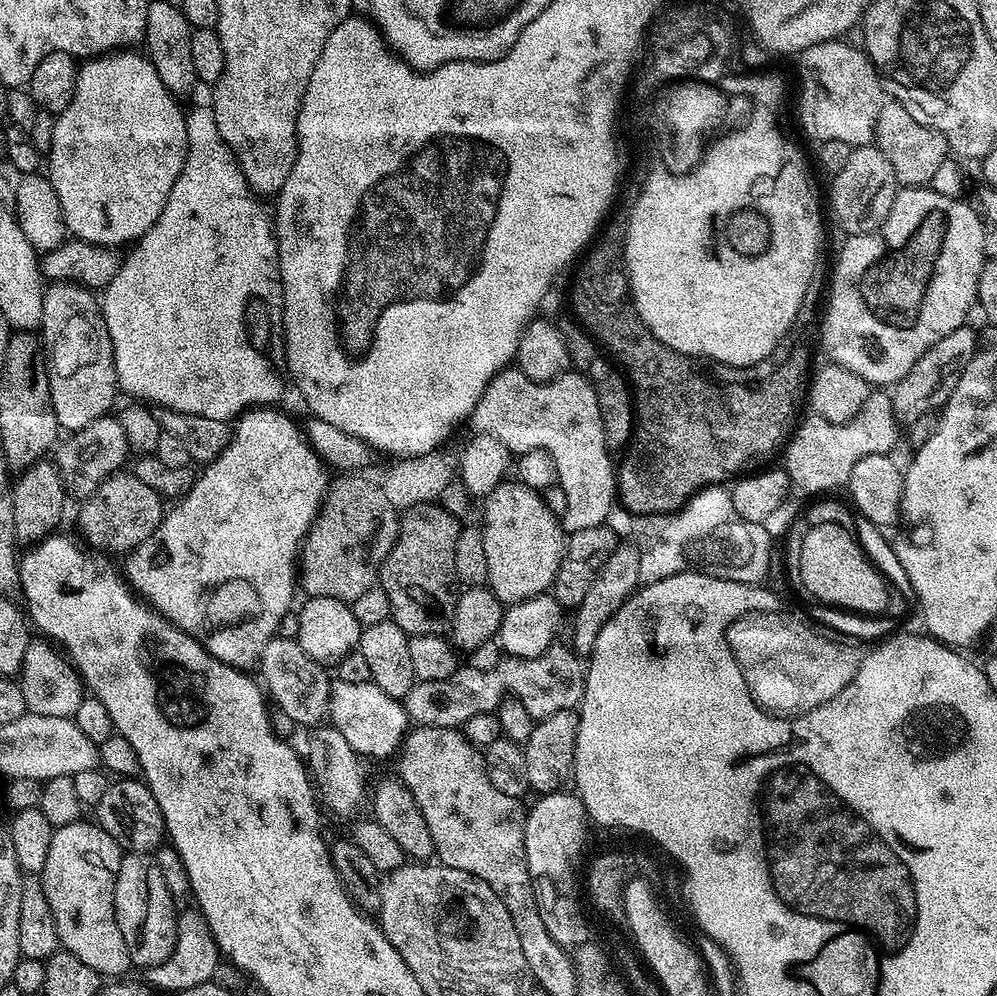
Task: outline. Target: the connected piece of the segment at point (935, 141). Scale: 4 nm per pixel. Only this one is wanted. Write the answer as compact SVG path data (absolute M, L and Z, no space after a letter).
M892 102L880 107L874 144L886 156L893 166L897 181L904 186L931 185L938 166L950 156L948 143L940 129L933 128L931 123L925 121L923 124L910 109Z

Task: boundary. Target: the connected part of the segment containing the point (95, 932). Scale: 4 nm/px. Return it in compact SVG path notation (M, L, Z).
M77 822L53 831L50 855L46 858L46 866L42 873L46 898L50 902L50 910L54 910L54 922L58 926L58 938L63 951L86 962L86 966L90 966L90 970L97 972L101 978L120 978L127 968L133 967L130 950L126 950L126 938L122 938L122 930L118 930L114 906L116 875L120 869L122 849L99 824L84 823Z

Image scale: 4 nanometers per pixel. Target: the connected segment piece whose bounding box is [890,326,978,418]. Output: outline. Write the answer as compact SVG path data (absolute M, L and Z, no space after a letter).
M971 326L954 330L949 336L930 346L930 350L926 350L926 354L922 354L922 358L914 362L914 366L890 392L892 409L895 410L897 417L915 418L947 404L960 377L960 369L966 367L978 351L977 333L977 329L972 329Z

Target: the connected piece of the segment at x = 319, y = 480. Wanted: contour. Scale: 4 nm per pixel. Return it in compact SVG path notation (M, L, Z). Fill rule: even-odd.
M257 406L243 413L235 421L236 428L234 424L234 431L231 433L222 454L197 475L196 484L176 504L177 508L169 507L165 511L164 519L160 521L154 534L150 534L138 547L127 553L125 560L128 561L125 562L124 568L122 567L123 575L137 597L147 601L156 612L164 616L176 628L181 628L186 634L190 634L190 638L197 640L214 658L226 662L231 668L241 670L252 670L259 665L263 648L276 636L278 622L282 622L282 618L293 607L292 591L297 591L298 588L300 546L305 533L312 525L312 521L316 519L320 501L324 499L325 491L330 484L329 477L324 477L325 465L308 444L305 435L301 431L298 432L286 413L275 412L276 410L272 406Z

